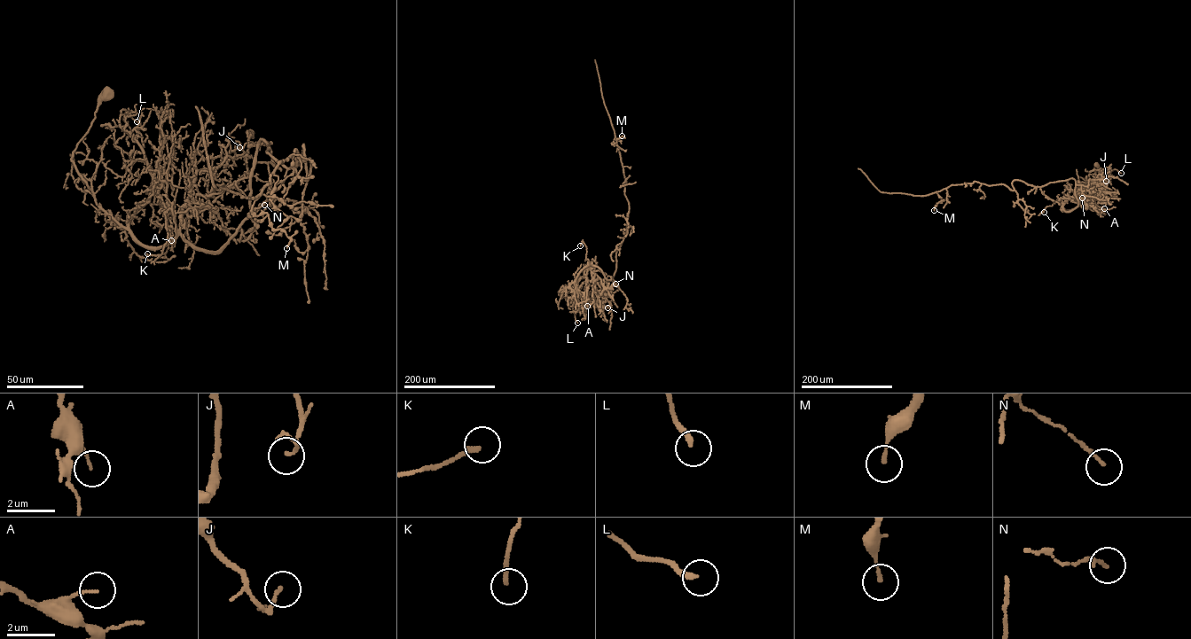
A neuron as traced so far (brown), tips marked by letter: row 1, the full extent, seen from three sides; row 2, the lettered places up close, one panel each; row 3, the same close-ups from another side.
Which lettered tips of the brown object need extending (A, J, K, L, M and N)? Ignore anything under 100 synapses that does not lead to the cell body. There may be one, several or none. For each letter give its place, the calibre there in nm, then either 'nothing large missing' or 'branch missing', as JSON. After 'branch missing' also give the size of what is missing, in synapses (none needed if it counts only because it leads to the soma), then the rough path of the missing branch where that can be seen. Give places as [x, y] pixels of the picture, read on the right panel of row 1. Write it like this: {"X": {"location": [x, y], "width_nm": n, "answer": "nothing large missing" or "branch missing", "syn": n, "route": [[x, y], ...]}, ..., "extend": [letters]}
{"A": {"location": [1104, 208], "width_nm": 80, "answer": "nothing large missing"}, "J": {"location": [1106, 181], "width_nm": 130, "answer": "nothing large missing"}, "K": {"location": [1044, 212], "width_nm": 180, "answer": "nothing large missing"}, "L": {"location": [1121, 173], "width_nm": 220, "answer": "nothing large missing"}, "M": {"location": [934, 210], "width_nm": 140, "answer": "nothing large missing"}, "N": {"location": [1082, 198], "width_nm": 140, "answer": "nothing large missing"}, "extend": []}

